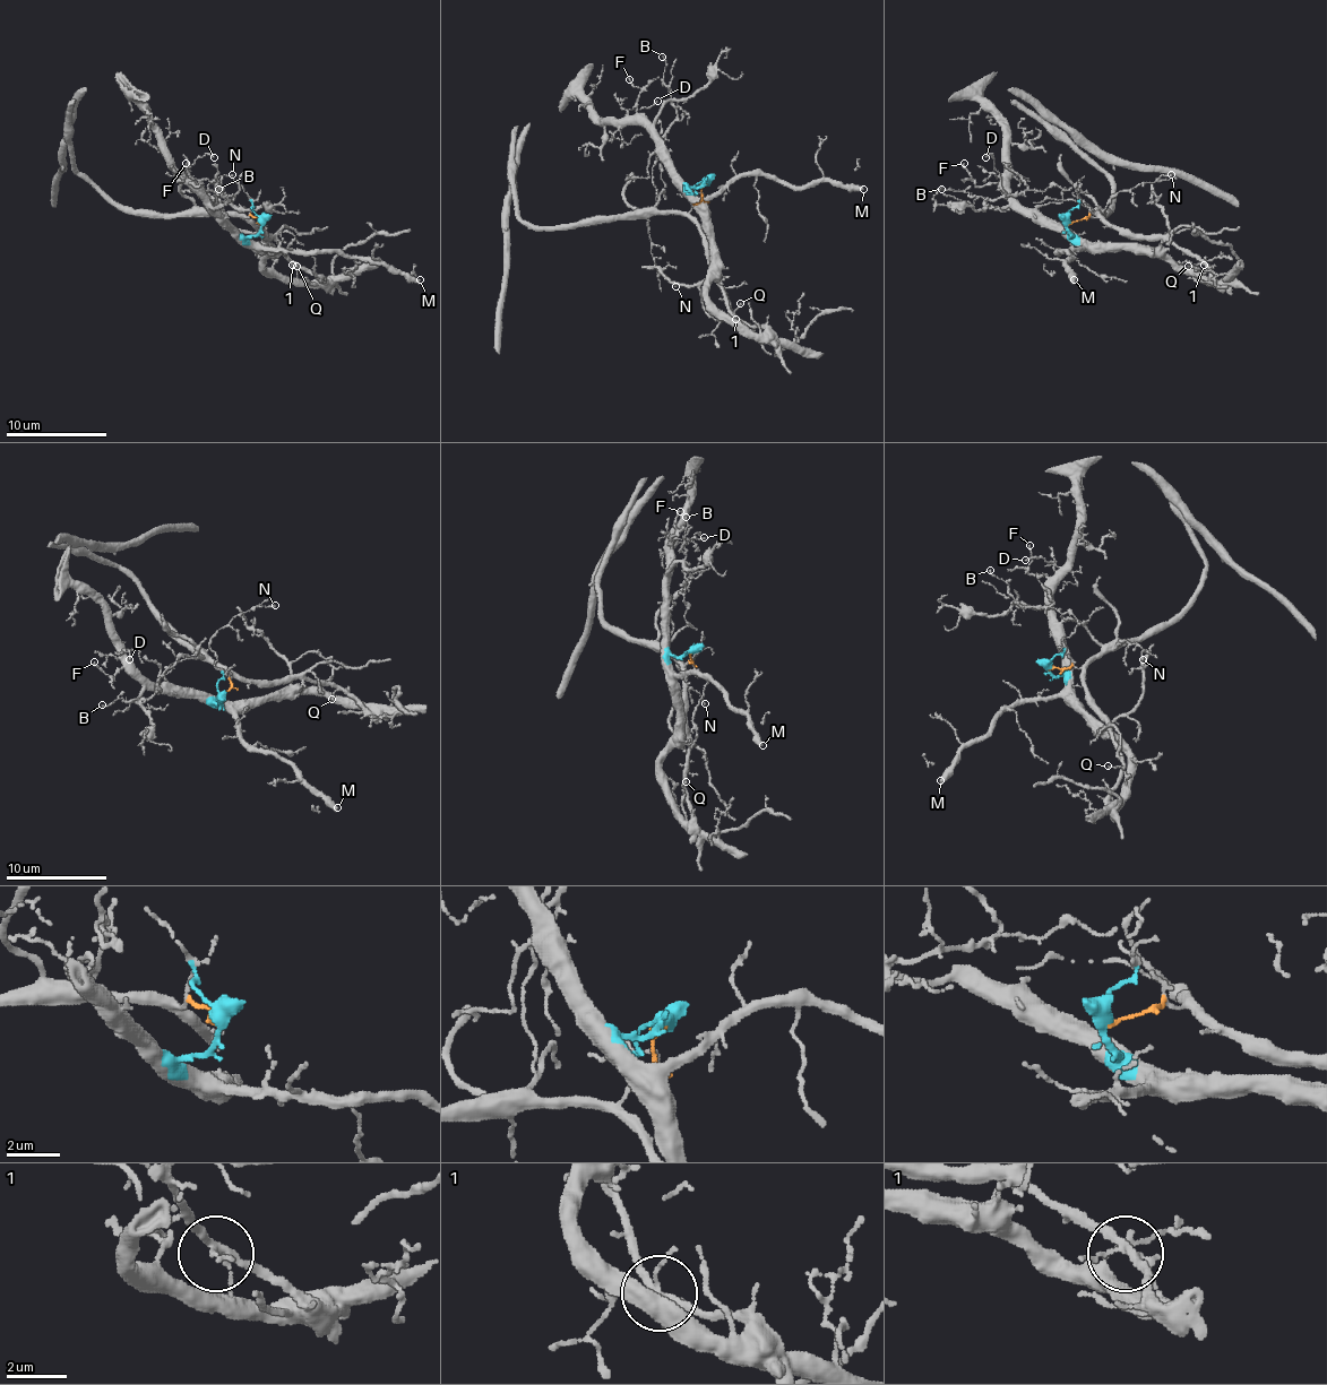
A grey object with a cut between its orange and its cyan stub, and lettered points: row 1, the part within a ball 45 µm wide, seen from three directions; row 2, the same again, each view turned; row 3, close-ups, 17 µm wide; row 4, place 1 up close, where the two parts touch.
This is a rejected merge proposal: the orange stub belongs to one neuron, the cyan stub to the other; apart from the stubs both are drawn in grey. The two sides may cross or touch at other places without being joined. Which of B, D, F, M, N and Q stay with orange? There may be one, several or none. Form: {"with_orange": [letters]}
{"with_orange": ["N"]}

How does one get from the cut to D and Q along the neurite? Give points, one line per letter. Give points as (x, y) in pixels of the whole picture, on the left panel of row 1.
D: (261, 223), (253, 236), (241, 236), (190, 185), (182, 173), (205, 155), (213, 157)
Q: (261, 223), (248, 241), (268, 251), (264, 266), (291, 279), (296, 276), (291, 263), (296, 266)

